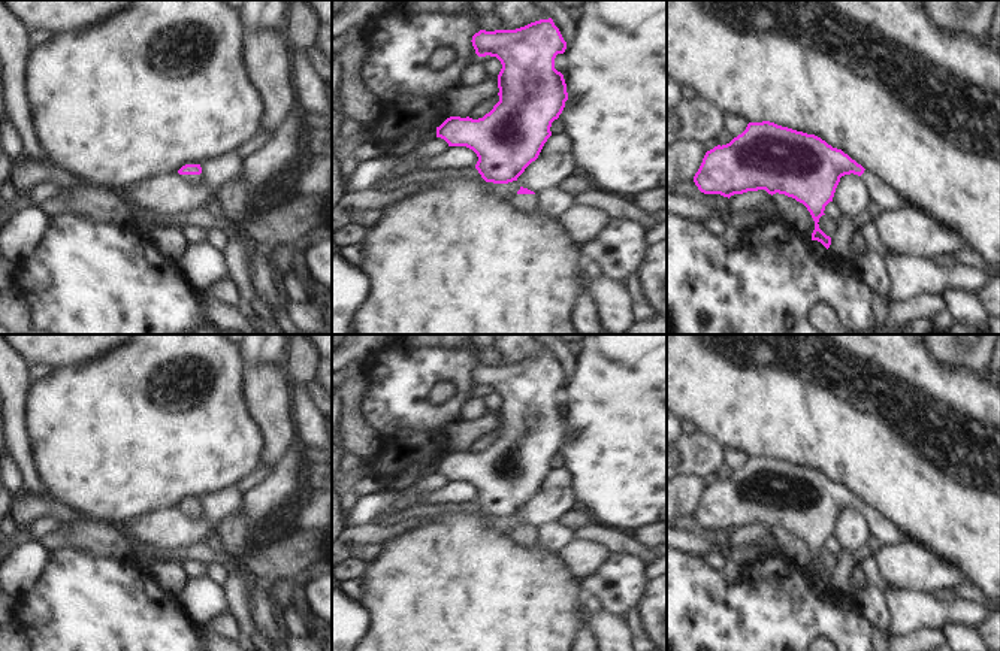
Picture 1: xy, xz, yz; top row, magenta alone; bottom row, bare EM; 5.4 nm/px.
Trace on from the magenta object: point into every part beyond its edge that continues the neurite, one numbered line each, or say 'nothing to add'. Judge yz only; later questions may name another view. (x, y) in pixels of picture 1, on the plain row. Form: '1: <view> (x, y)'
1: yz (879, 526)

